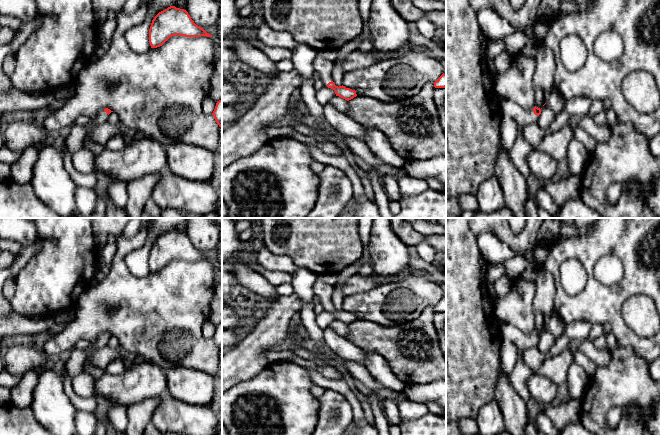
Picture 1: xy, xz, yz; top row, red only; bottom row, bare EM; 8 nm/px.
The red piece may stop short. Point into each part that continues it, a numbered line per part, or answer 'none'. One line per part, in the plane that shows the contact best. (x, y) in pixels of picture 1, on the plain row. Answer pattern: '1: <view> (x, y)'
1: yz (521, 372)

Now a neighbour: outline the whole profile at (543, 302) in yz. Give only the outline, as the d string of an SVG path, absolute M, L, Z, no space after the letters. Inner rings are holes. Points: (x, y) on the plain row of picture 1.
M540 268L538 269L535 283L536 294L533 307L546 318L548 315L554 314L554 297L556 295L555 281L551 273Z

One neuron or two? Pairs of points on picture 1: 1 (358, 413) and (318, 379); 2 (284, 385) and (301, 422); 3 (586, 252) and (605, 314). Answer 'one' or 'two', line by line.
1: one
2: one
3: one

